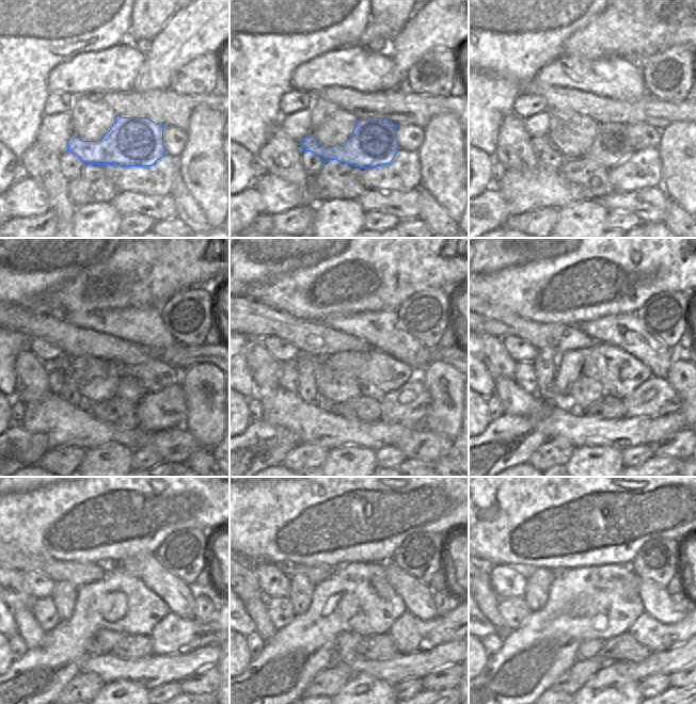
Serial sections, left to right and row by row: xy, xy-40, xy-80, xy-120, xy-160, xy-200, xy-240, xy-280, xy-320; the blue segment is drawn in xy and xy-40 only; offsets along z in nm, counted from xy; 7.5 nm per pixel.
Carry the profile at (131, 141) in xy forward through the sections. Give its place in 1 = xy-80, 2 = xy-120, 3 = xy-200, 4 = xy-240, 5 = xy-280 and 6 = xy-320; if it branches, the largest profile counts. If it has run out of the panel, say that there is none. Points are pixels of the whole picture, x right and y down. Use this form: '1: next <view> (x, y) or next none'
1: next xy-80 (611, 146)
2: next xy-120 (130, 388)
3: next xy-200 (524, 376)
4: next xy-240 (44, 610)
5: next xy-280 (281, 612)
6: next xy-320 (513, 611)

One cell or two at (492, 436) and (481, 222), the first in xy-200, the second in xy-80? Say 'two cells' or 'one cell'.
one cell

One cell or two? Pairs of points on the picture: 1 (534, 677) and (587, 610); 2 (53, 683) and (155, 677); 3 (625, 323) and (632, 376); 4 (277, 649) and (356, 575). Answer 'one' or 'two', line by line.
1: one
2: two
3: two
4: one

